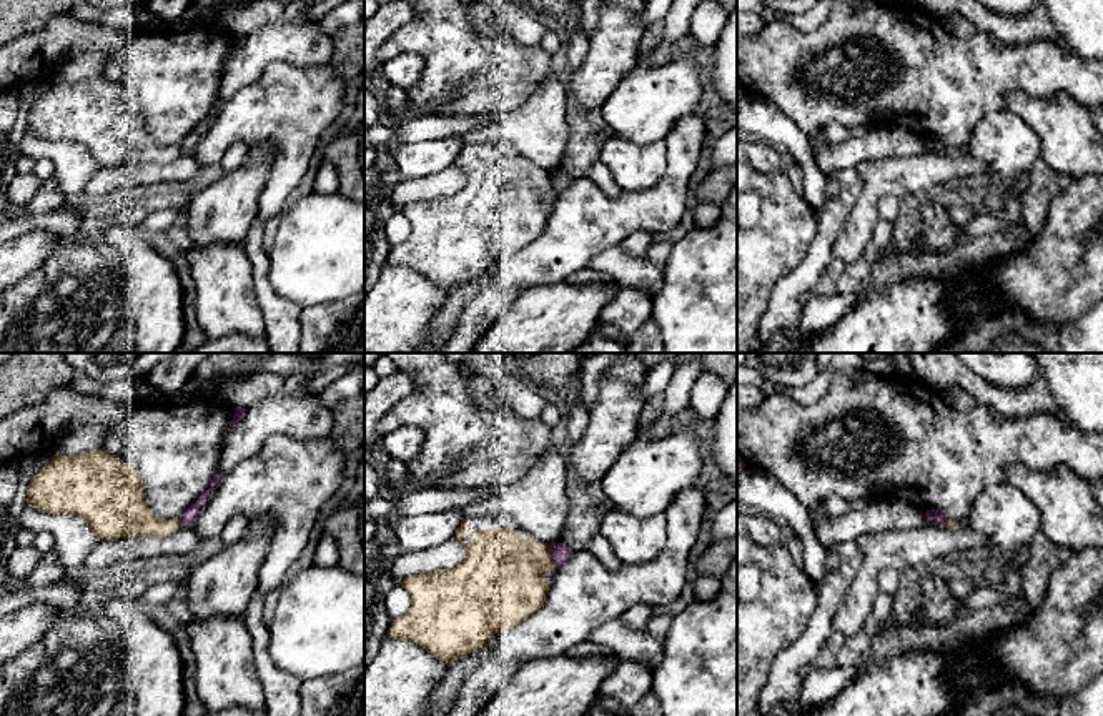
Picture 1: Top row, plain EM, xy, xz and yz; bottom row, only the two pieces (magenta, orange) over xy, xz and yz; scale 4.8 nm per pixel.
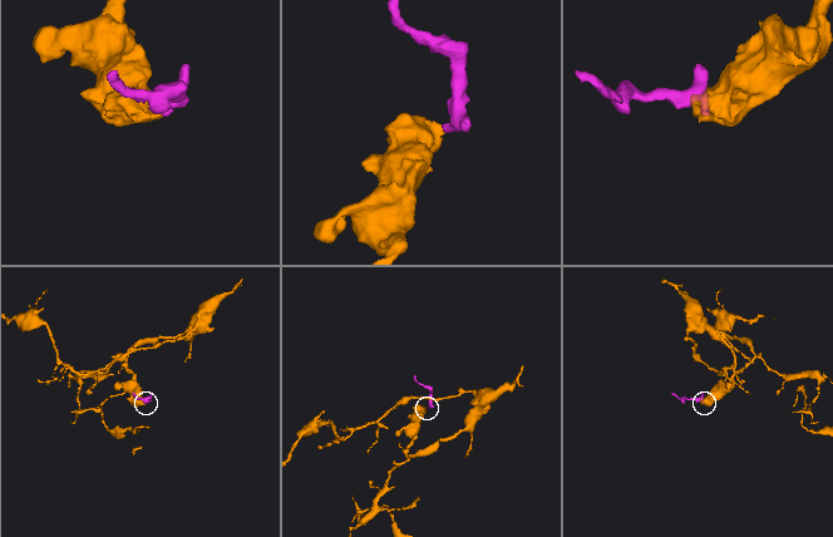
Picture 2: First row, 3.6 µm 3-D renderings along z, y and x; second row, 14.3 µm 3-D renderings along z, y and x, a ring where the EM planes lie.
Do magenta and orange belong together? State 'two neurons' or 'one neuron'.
two neurons

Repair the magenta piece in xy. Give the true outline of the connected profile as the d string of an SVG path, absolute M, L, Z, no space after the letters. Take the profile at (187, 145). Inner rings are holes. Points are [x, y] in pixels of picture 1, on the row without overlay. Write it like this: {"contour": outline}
{"contour": "M218 95L218 98L215 100L215 103L211 107L210 115L181 142L180 148L183 153L191 153L196 140L205 132L208 122L213 118L213 115L216 113L221 102L223 102L223 98Z"}

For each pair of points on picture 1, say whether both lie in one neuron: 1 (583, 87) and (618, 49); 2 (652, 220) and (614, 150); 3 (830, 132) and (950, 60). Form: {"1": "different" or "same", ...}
{"1": "same", "2": "different", "3": "different"}

